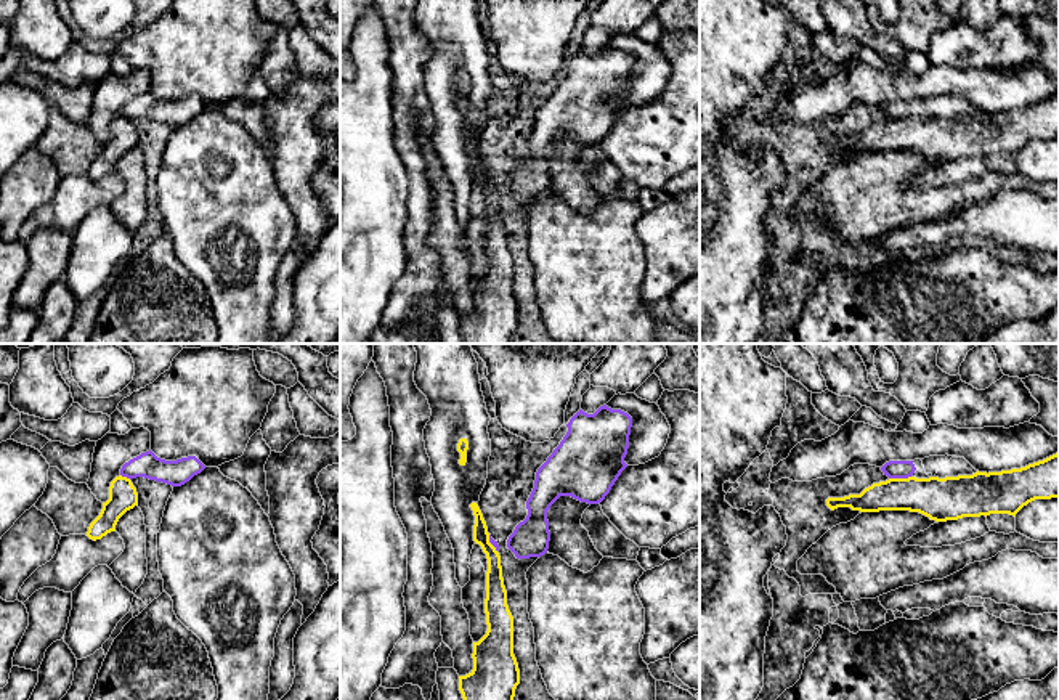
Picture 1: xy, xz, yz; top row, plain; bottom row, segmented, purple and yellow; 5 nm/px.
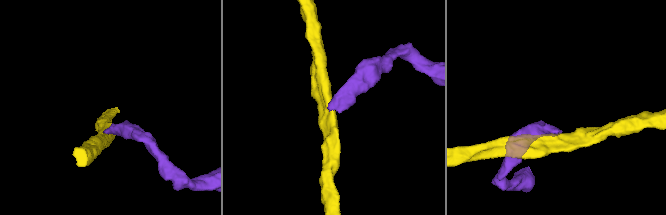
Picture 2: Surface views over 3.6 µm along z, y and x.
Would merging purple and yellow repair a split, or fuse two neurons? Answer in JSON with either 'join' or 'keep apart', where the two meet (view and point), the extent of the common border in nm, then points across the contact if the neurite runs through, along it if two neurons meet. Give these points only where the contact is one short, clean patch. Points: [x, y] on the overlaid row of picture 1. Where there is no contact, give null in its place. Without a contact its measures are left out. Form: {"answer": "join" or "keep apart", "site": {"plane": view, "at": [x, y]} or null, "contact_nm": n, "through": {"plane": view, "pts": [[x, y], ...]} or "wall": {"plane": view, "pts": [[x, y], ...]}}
{"answer": "keep apart", "site": {"plane": "yz", "at": [899, 477]}, "contact_nm": 110, "wall": {"plane": "yz", "pts": [[910, 476], [889, 479]]}}

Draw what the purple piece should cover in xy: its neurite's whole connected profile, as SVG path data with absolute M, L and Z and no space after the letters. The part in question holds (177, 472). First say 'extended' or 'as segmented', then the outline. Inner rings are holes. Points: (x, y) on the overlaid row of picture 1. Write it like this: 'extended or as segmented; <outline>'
as segmented; M149 450L125 462L120 469L120 475L130 480L144 477L172 486L181 486L204 469L205 466L196 456L165 461Z

